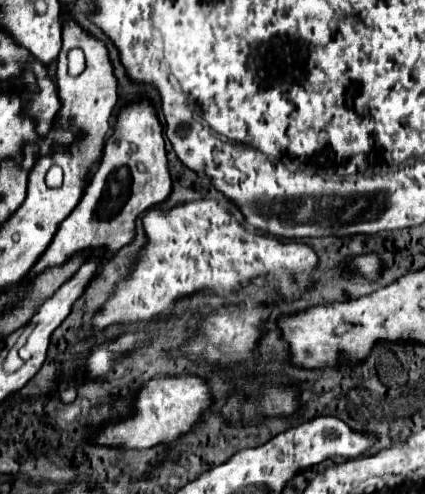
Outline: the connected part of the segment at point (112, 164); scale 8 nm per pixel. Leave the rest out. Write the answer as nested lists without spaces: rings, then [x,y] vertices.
[[[137,98],[127,104],[117,114],[117,122],[113,134],[105,140],[103,158],[91,178],[89,188],[83,192],[81,202],[75,210],[61,222],[59,230],[55,232],[53,242],[37,260],[37,264],[27,274],[41,272],[47,266],[59,266],[69,256],[85,248],[107,248],[107,256],[103,262],[113,256],[121,246],[133,240],[135,218],[149,206],[163,202],[171,192],[171,176],[165,158],[165,144],[163,144],[163,128],[157,118],[155,106],[149,98]]]

